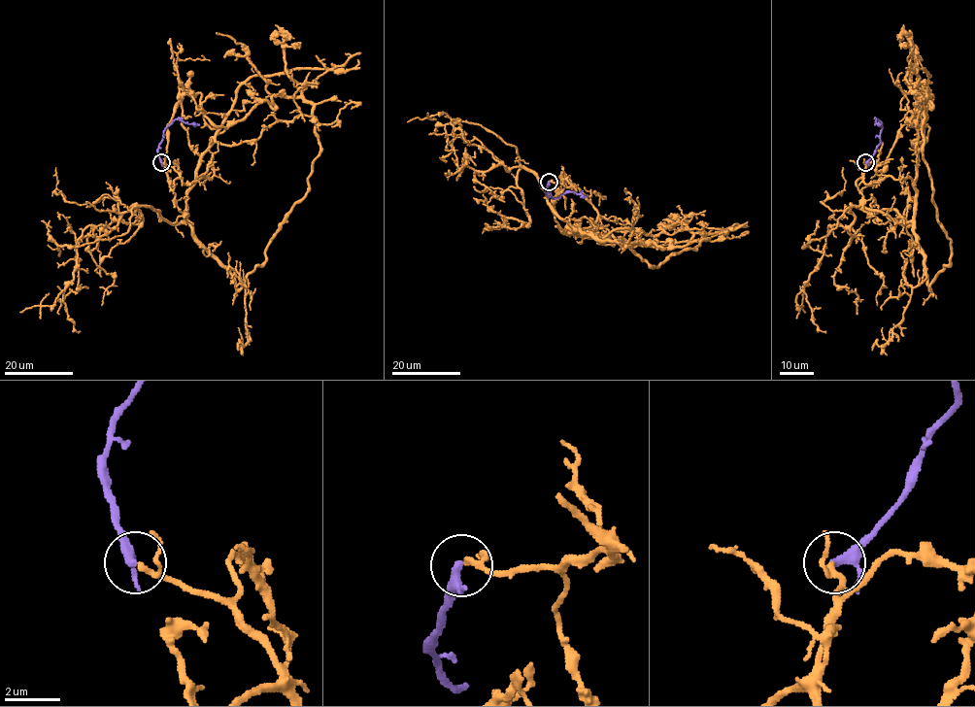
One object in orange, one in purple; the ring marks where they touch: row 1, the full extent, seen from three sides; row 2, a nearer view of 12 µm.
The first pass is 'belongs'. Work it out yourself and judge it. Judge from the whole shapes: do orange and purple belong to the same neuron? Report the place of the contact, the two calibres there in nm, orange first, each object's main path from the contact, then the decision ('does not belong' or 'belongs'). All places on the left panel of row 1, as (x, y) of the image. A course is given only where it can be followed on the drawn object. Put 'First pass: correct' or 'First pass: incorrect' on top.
First pass: correct
(161, 162) | 160/280 nm | orange via (162, 162), (183, 183), (211, 180), (187, 193), (186, 218), (137, 206), (88, 225), (72, 281), (20, 312) | purple via (162, 162), (157, 152), (163, 130), (176, 119), (199, 124) | belongs

